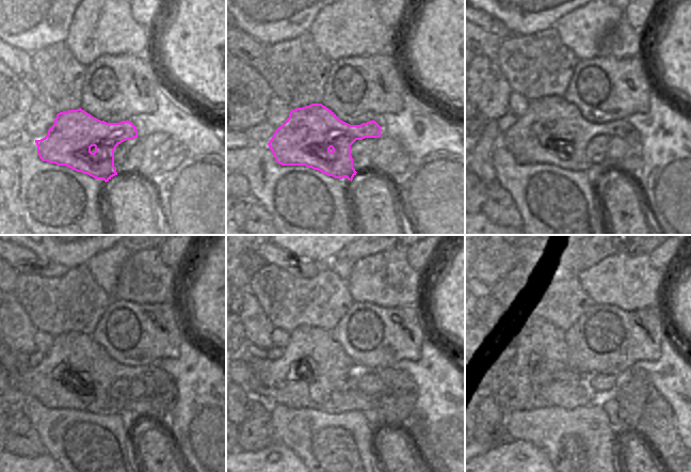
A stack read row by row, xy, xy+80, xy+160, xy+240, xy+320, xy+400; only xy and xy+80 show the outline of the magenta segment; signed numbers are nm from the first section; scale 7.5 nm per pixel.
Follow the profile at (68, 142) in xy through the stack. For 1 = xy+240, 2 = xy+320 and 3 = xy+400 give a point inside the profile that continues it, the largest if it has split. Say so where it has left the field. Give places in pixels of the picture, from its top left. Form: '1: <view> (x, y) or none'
1: xy+240 (84, 358)
2: xy+320 (309, 348)
3: xy+400 (544, 348)

